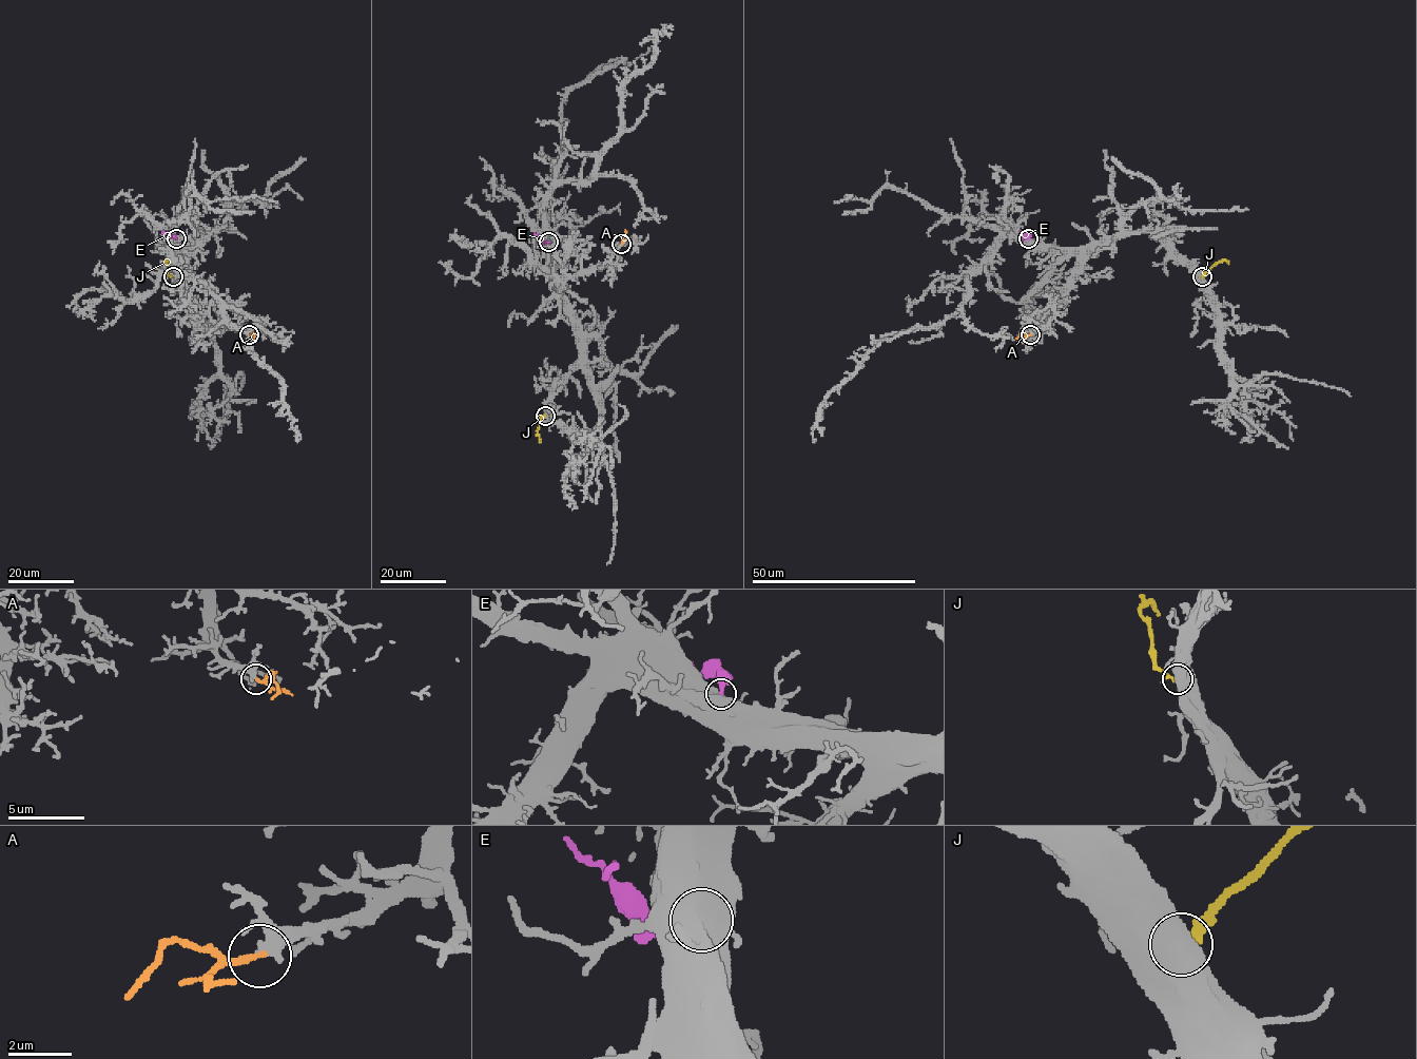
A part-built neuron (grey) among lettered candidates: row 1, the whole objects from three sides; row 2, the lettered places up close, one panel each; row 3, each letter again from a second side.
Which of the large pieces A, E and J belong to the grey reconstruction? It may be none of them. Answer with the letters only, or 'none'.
A, J

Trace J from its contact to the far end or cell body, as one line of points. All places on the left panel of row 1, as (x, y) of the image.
J: (173, 276), (168, 273), (165, 262), (169, 264)

